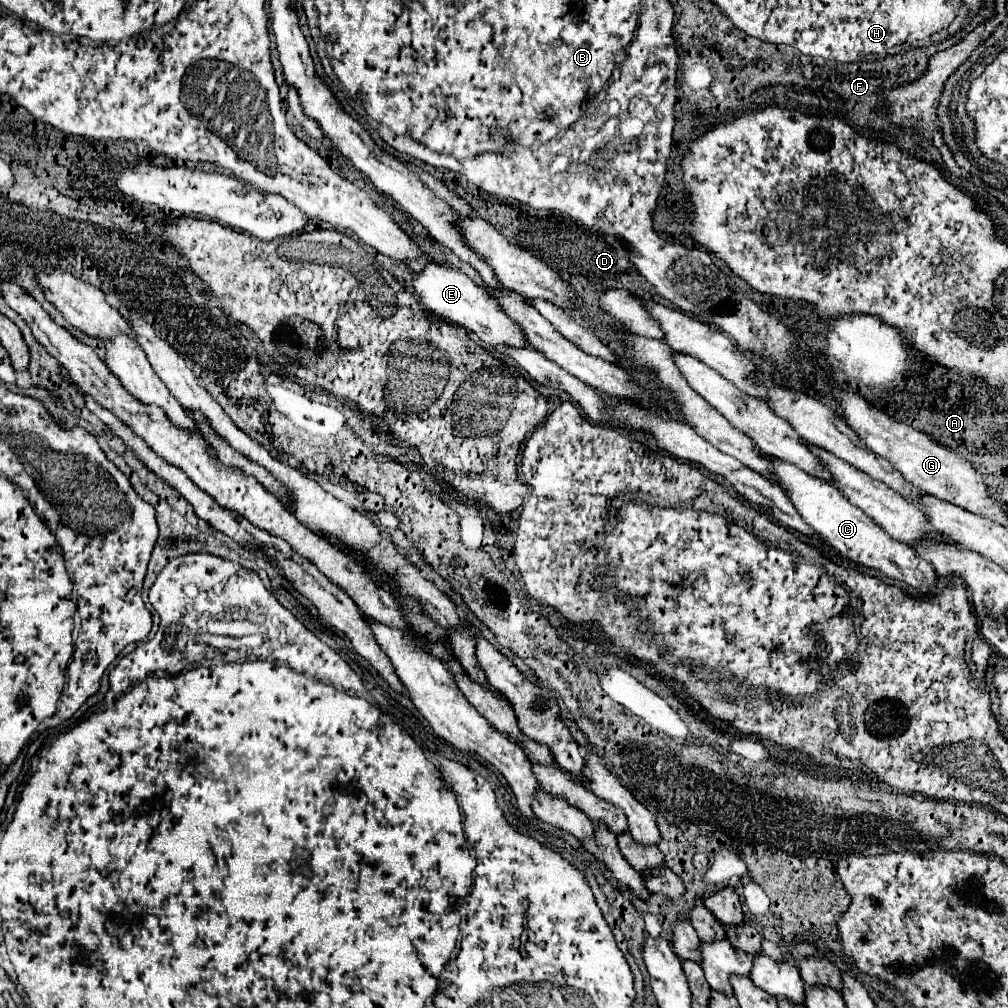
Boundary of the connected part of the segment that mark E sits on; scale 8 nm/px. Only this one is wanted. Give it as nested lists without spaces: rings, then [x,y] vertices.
[[[430,264],[422,276],[414,276],[414,292],[420,296],[426,308],[430,308],[434,314],[442,316],[446,322],[454,322],[464,326],[466,330],[472,330],[486,346],[508,346],[508,348],[526,348],[528,340],[522,332],[522,326],[518,322],[510,320],[510,316],[500,308],[498,300],[488,294],[482,286],[474,284],[468,276],[464,276],[458,270],[444,268],[440,264]]]

